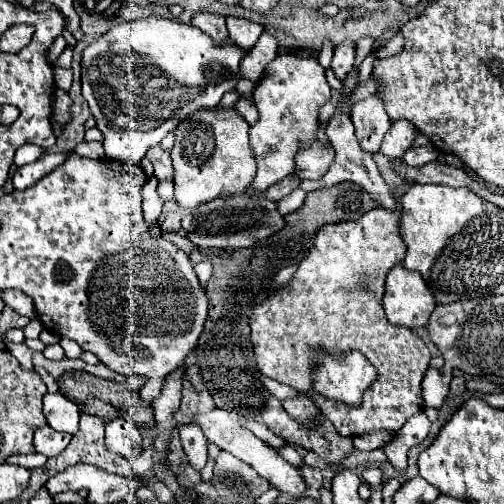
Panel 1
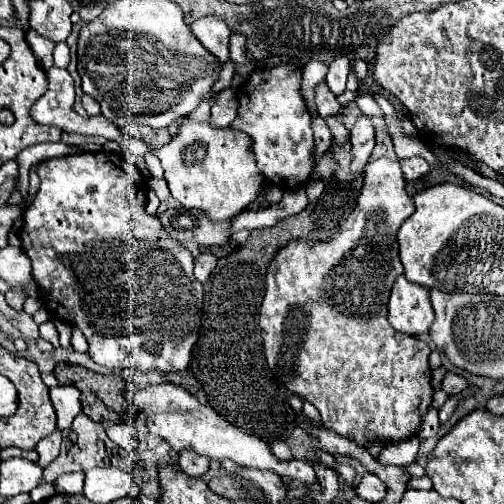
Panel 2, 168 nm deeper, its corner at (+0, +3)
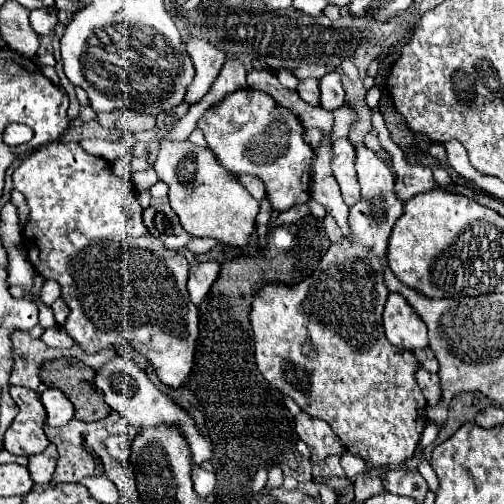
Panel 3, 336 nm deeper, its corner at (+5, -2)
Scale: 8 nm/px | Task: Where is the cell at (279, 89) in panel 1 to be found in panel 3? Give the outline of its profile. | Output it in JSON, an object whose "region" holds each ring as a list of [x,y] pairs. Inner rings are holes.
{"region":[[[249,87],[233,91],[209,107],[201,115],[197,127],[203,131],[209,149],[227,171],[249,173],[265,183],[267,201],[273,211],[289,211],[293,205],[305,203],[311,197],[309,169],[313,149],[303,139],[303,125],[291,111],[279,107],[267,93]]]}

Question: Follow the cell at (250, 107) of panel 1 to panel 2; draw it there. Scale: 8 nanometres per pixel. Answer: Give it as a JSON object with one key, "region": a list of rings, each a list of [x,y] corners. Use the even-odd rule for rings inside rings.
{"region":[[[226,88],[218,94],[216,104],[212,106],[212,116],[210,122],[218,124],[218,128],[222,126],[230,126],[238,116],[238,100],[236,100],[236,92]]]}

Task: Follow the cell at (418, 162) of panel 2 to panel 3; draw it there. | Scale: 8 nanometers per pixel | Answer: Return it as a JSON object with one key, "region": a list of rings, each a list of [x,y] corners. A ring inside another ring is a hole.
{"region":[[[401,163],[403,167],[399,169],[399,175],[395,175],[395,195],[401,201],[407,201],[415,197],[417,193],[425,193],[431,189],[437,189],[437,183],[433,179],[433,173],[425,165],[411,165],[411,163]]]}

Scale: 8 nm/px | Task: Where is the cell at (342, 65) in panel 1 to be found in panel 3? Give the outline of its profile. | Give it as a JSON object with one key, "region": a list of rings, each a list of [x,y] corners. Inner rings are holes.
{"region":[[[331,71],[327,75],[321,77],[319,81],[319,87],[321,87],[321,97],[319,97],[319,105],[327,111],[335,111],[343,105],[343,97],[345,97],[345,91],[341,87],[341,77],[337,71]]]}

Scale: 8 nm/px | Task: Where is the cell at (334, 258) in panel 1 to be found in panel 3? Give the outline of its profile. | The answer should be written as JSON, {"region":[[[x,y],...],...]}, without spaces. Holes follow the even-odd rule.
{"region":[[[353,143],[353,147],[355,147],[355,153],[357,153],[355,169],[357,169],[359,185],[361,185],[361,201],[359,201],[357,205],[353,205],[351,211],[349,211],[349,223],[351,223],[353,235],[351,235],[351,237],[345,237],[345,239],[343,239],[341,243],[337,243],[337,245],[331,245],[331,247],[327,249],[327,253],[323,255],[323,259],[321,259],[321,263],[319,263],[319,267],[317,267],[317,271],[315,271],[311,277],[307,277],[305,281],[301,281],[299,285],[295,285],[295,287],[283,287],[283,285],[269,283],[269,285],[265,285],[265,287],[257,293],[257,297],[253,299],[251,315],[249,315],[251,327],[253,327],[253,335],[255,335],[255,359],[257,359],[257,367],[259,367],[261,375],[267,379],[267,383],[271,383],[271,385],[277,387],[279,391],[291,395],[291,397],[295,399],[295,403],[297,403],[303,411],[307,411],[309,415],[327,421],[327,423],[331,425],[331,429],[335,431],[335,435],[337,435],[337,437],[341,439],[341,443],[345,445],[345,449],[347,449],[349,453],[353,453],[355,457],[361,457],[363,461],[369,463],[367,471],[371,471],[371,469],[381,469],[381,471],[385,471],[385,475],[383,475],[383,487],[385,487],[385,491],[397,493],[397,495],[407,495],[407,497],[413,497],[417,503],[423,503],[423,499],[425,499],[425,495],[427,495],[427,491],[429,491],[427,481],[421,477],[419,471],[409,471],[407,467],[403,467],[405,461],[411,459],[411,457],[415,455],[415,449],[417,449],[417,445],[419,445],[421,431],[423,431],[423,427],[425,427],[425,423],[427,423],[427,409],[425,409],[425,407],[427,407],[427,401],[425,401],[425,397],[423,397],[423,393],[421,393],[421,389],[419,389],[419,385],[417,385],[417,381],[415,381],[415,369],[419,367],[419,363],[417,363],[417,359],[415,359],[415,355],[413,355],[411,351],[399,349],[399,347],[391,345],[391,343],[385,339],[385,331],[383,331],[383,323],[381,323],[383,305],[385,305],[387,295],[389,295],[389,291],[387,291],[387,287],[385,287],[385,283],[383,283],[381,261],[383,261],[383,257],[387,255],[387,241],[389,241],[391,229],[393,229],[395,221],[403,215],[403,203],[401,203],[401,201],[395,197],[395,193],[393,193],[395,175],[393,175],[393,171],[389,169],[389,165],[387,165],[383,159],[379,159],[371,149],[367,149],[365,145],[355,145],[355,143]]]}

